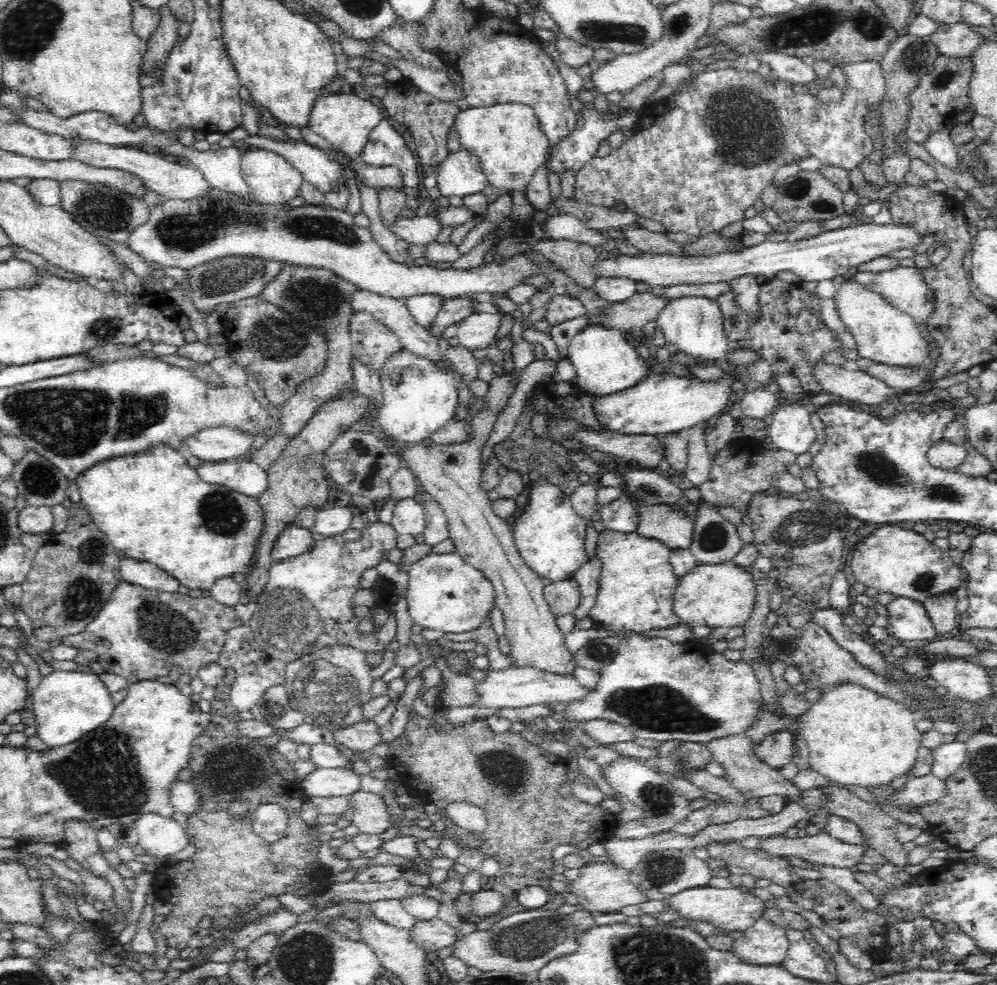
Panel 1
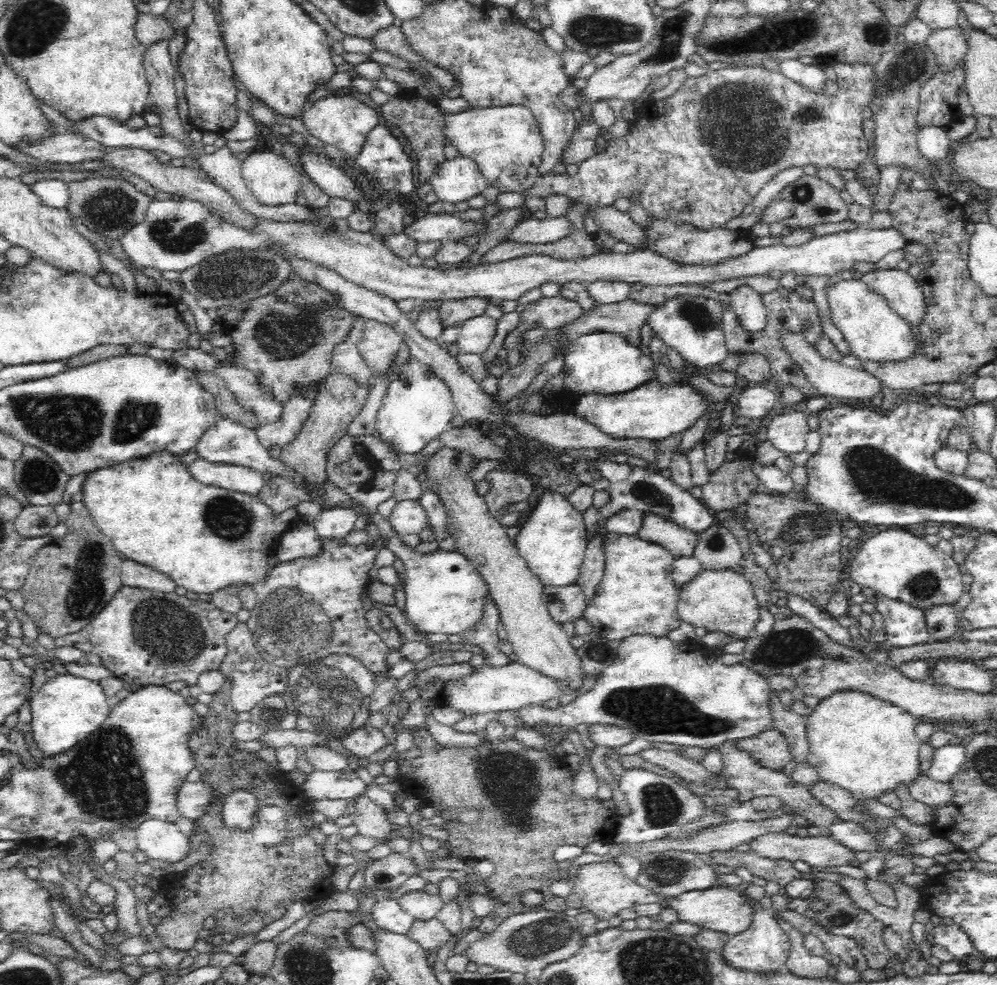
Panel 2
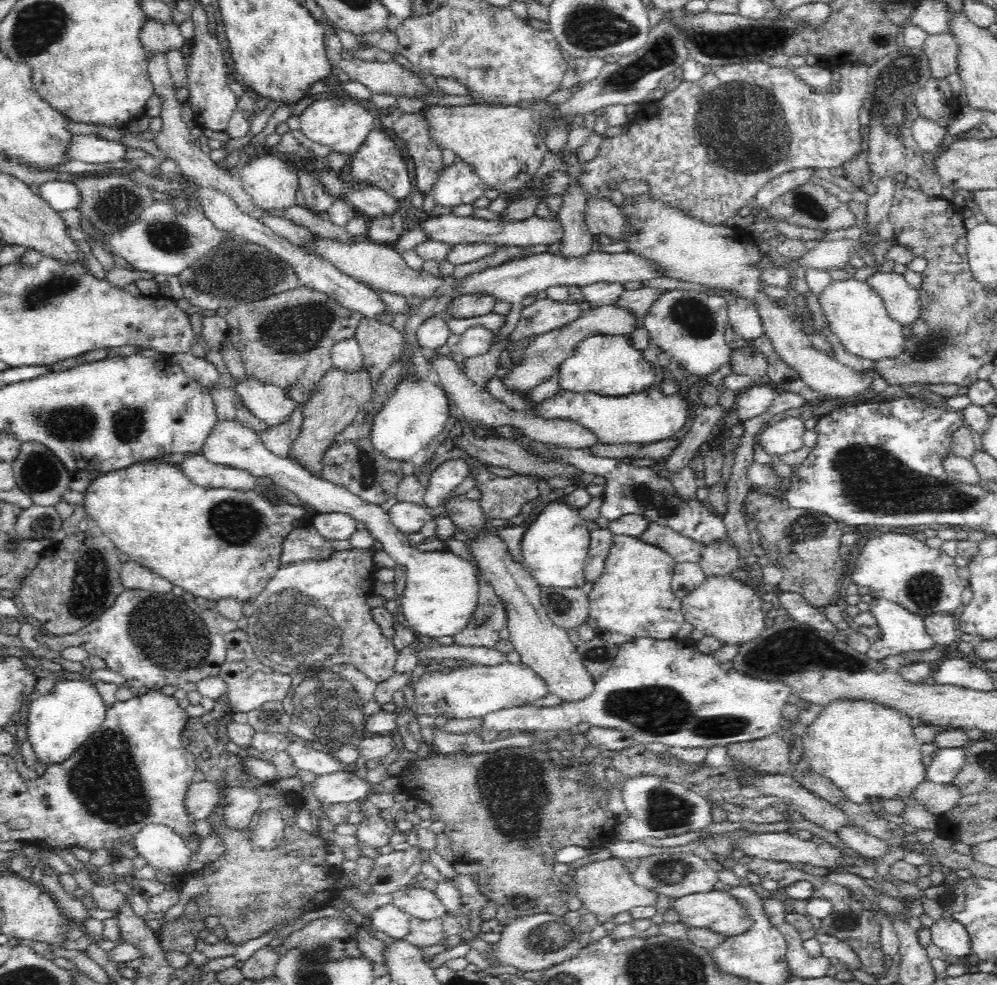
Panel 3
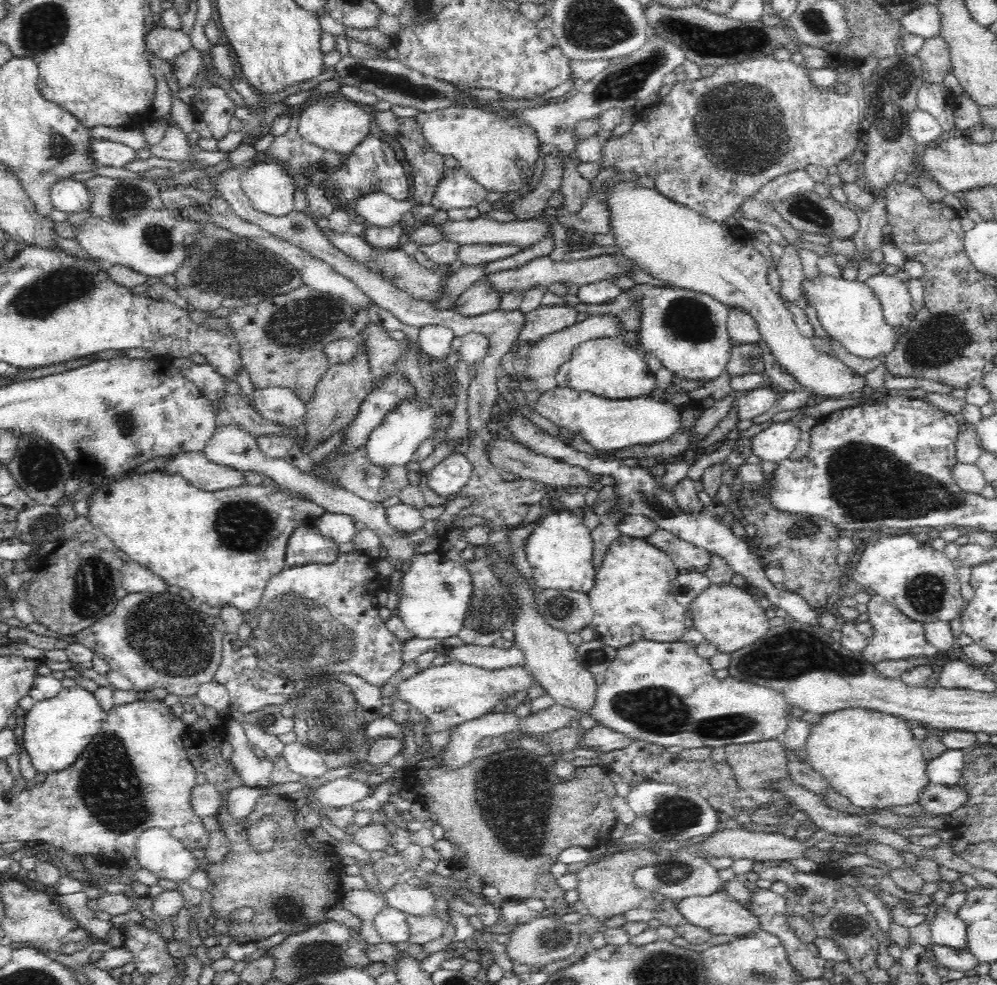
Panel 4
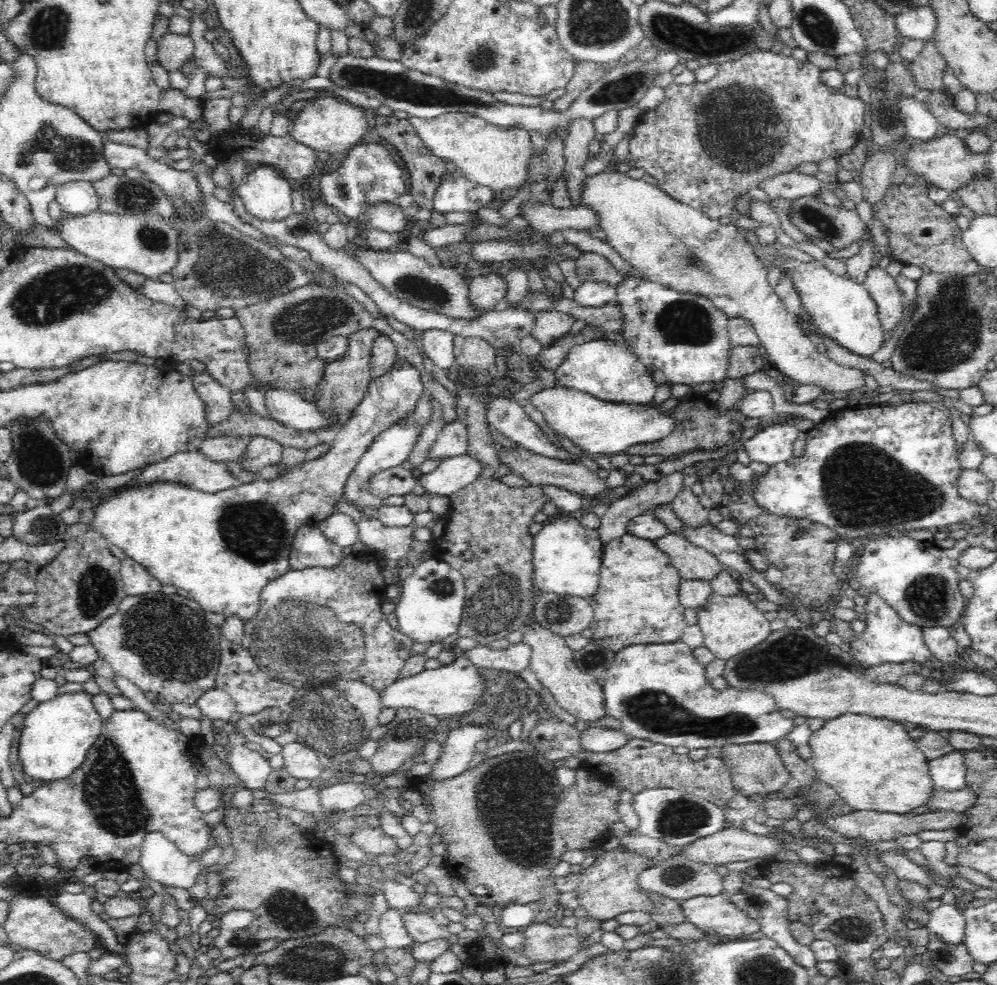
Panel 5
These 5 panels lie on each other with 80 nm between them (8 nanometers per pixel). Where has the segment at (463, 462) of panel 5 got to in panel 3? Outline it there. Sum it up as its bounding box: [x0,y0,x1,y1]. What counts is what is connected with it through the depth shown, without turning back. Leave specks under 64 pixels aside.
[424,459,470,508]

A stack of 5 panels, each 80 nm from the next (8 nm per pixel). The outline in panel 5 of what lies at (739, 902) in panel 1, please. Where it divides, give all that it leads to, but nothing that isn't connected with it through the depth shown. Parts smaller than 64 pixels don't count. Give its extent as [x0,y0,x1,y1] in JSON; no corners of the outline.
[681,892,761,938]

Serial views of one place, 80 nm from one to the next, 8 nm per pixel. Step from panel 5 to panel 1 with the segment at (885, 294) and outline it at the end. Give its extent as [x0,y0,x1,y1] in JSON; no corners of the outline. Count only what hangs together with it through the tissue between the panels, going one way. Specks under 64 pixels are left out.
[851,267,933,327]

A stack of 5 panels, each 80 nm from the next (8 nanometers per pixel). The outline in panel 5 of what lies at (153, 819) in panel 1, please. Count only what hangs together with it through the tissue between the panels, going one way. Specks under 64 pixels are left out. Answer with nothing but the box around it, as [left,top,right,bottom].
[139,833,200,889]

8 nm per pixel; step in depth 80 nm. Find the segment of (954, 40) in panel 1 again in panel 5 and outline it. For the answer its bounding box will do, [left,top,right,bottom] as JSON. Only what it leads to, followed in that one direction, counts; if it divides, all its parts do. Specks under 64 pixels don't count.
[908,41,947,90]

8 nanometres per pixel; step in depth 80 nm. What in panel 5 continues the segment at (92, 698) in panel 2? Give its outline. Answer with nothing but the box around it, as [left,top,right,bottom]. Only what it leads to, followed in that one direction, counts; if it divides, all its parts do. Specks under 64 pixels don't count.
[18,693,103,782]

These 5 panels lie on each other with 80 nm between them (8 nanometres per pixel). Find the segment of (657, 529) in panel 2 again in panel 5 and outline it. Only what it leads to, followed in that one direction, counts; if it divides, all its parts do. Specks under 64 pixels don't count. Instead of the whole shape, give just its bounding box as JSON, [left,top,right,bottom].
[654,534,726,585]

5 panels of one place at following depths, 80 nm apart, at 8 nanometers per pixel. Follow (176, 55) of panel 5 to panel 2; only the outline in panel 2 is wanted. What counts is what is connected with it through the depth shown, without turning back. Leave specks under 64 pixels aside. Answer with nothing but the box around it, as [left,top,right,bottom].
[135,12,178,49]

